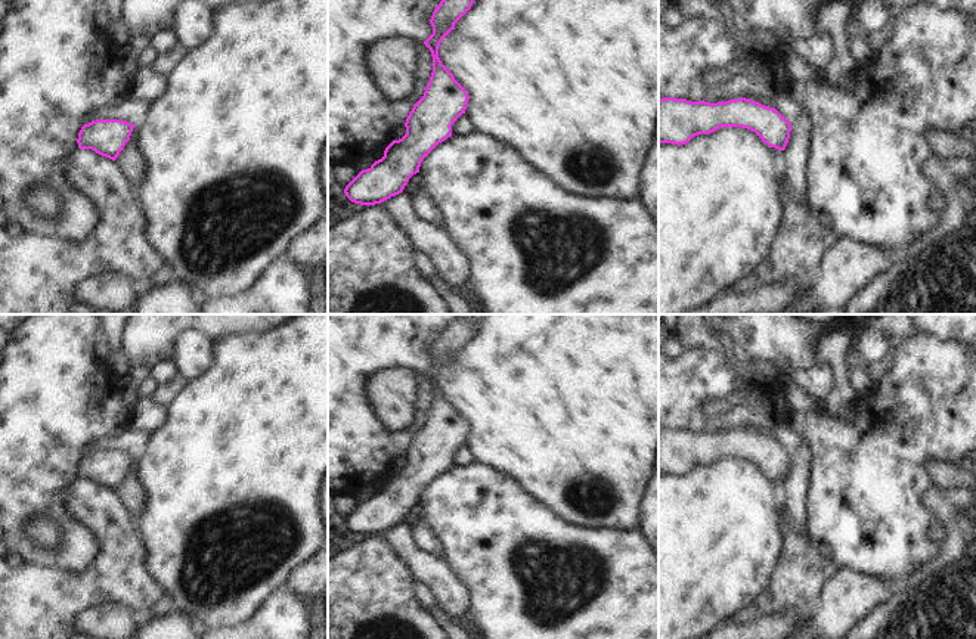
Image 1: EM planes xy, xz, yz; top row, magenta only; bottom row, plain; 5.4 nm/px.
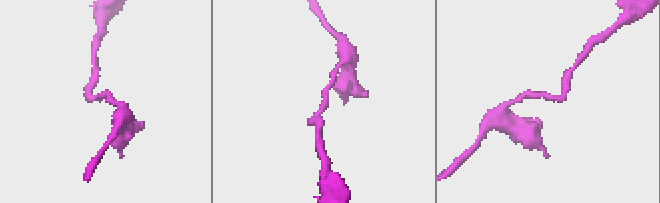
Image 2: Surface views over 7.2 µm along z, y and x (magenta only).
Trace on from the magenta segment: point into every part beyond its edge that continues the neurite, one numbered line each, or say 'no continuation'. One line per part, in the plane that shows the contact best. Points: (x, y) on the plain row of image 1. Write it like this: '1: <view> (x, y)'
no continuation

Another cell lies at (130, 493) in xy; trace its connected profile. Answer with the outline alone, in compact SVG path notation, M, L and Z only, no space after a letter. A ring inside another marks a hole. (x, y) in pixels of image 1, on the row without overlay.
M137 457L133 459L130 471L120 483L115 494L128 515L134 519L143 509L143 488L136 475Z

